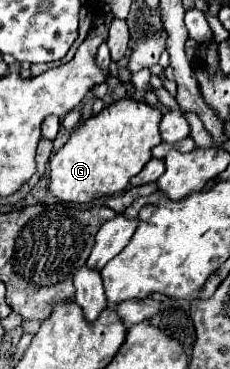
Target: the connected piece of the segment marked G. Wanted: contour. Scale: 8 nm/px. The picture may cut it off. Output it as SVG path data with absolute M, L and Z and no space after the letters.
M123 98L109 104L79 126L69 142L51 158L49 192L59 200L81 204L123 192L129 186L129 180L151 160L151 148L161 142L159 122L161 112L145 100L137 102L133 98Z

